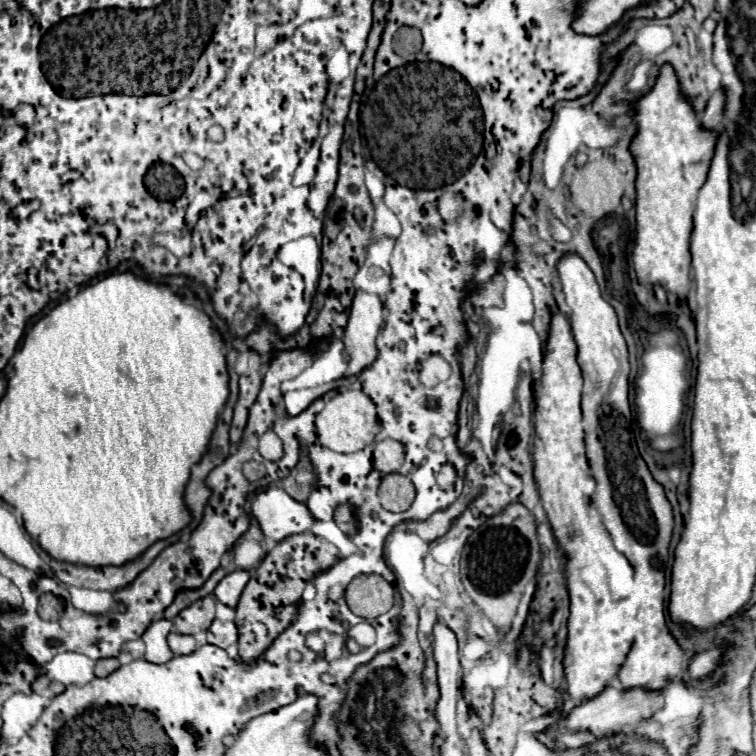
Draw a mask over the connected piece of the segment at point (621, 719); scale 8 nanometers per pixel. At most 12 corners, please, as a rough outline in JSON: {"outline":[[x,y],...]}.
{"outline":[[618,676],[600,696],[562,712],[570,732],[614,734],[664,704],[664,692],[623,689]]}

